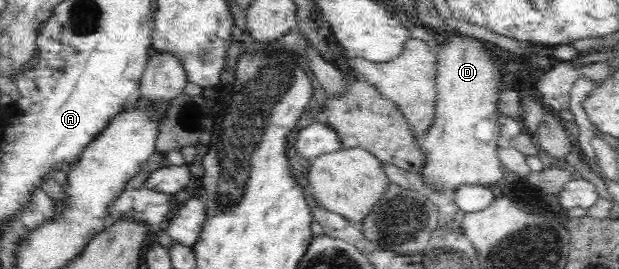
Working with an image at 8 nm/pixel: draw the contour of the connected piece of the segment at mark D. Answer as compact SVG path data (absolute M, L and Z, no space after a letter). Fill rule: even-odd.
M450 38L436 53L434 115L419 144L422 165L414 172L426 186L426 193L454 196L463 187L493 186L504 172L496 153L501 141L495 106L496 92L503 88L503 72L496 67L490 52L473 38Z

